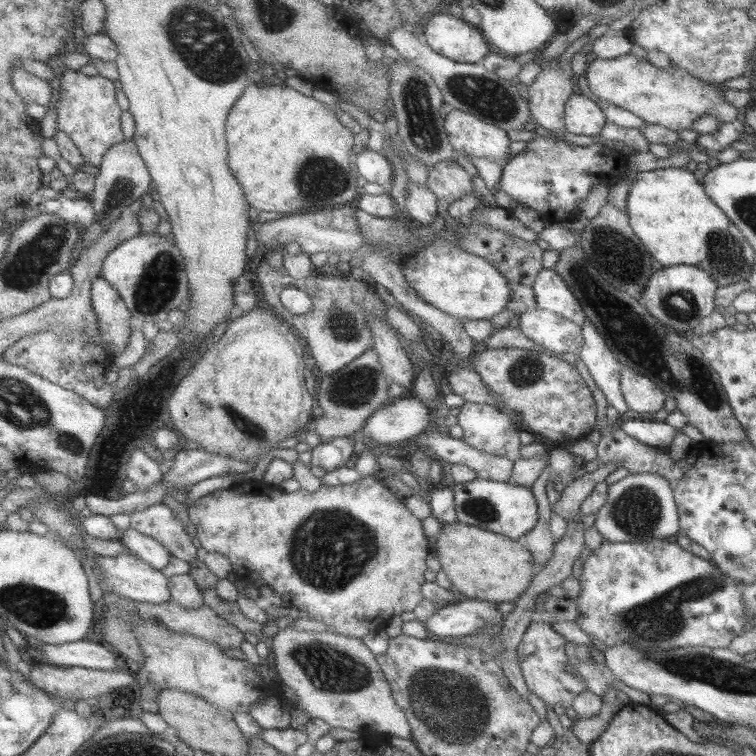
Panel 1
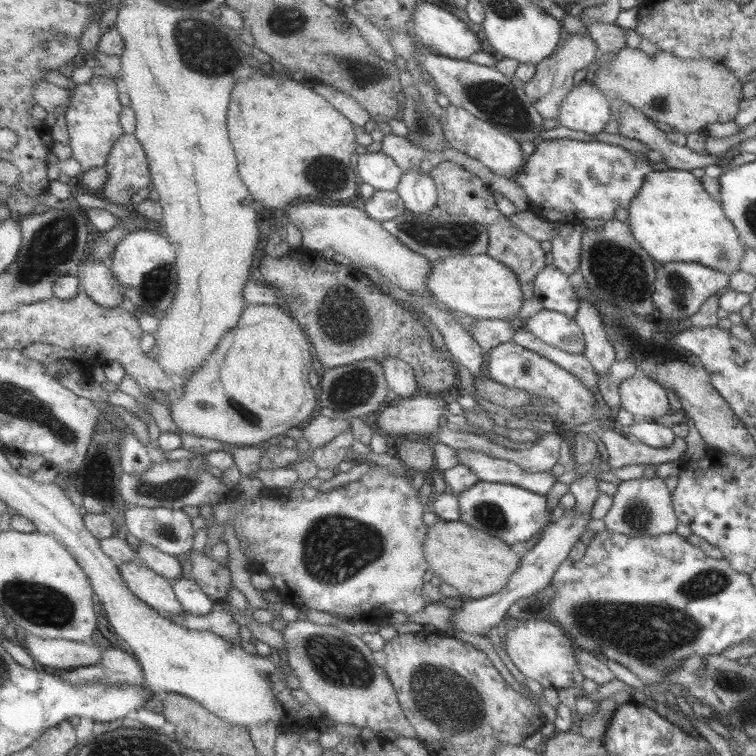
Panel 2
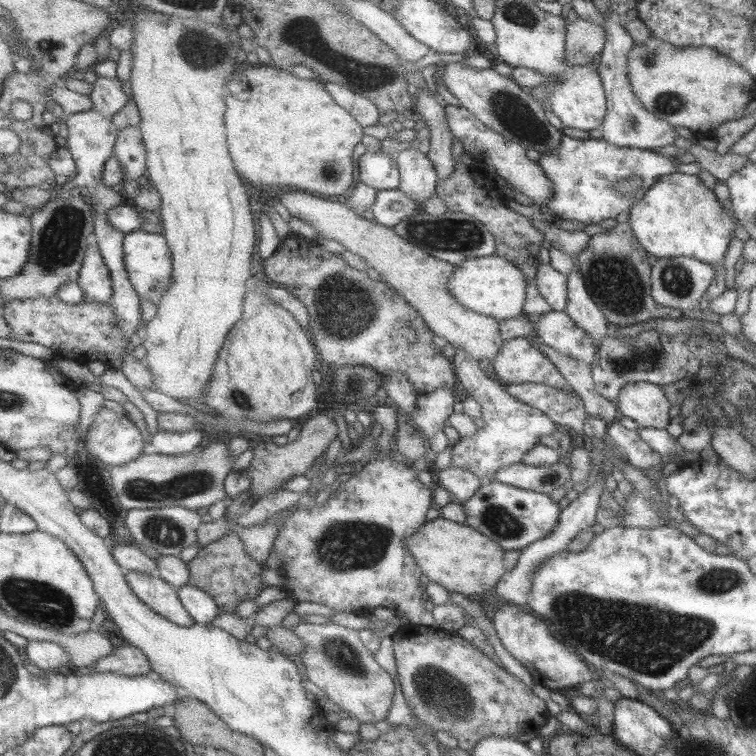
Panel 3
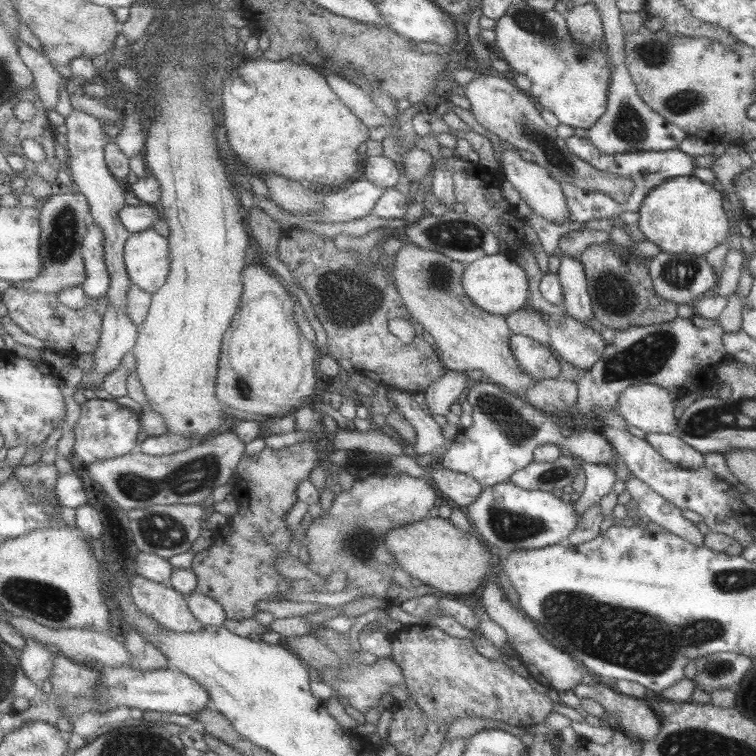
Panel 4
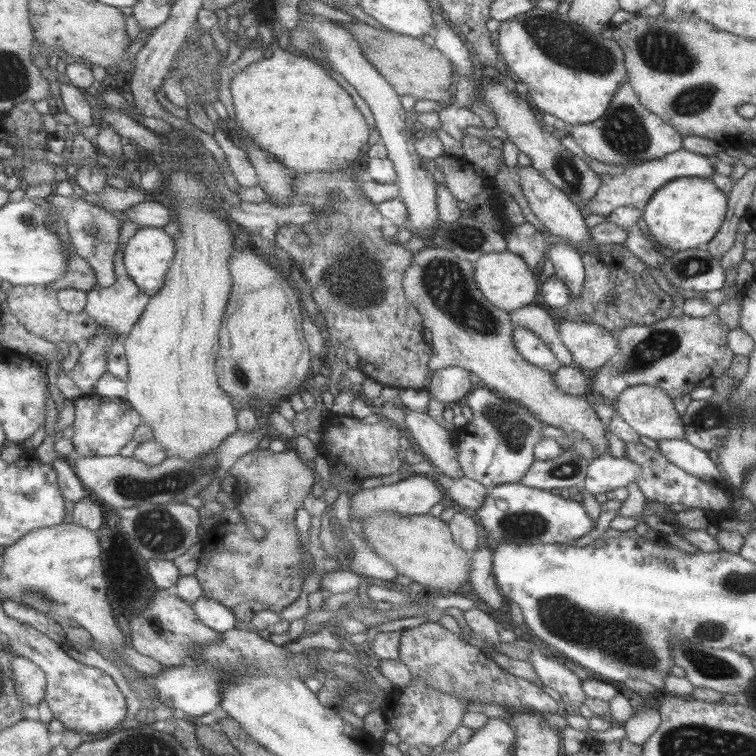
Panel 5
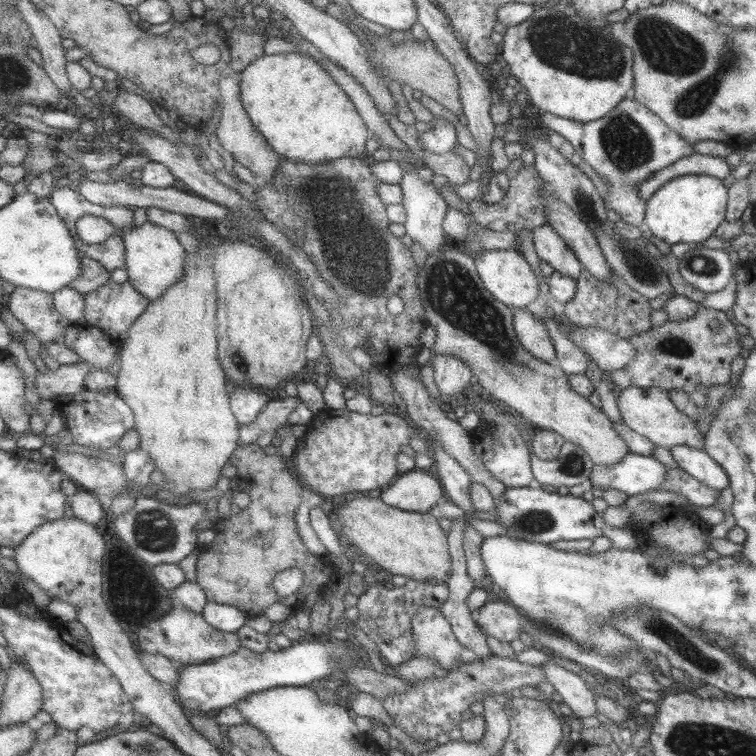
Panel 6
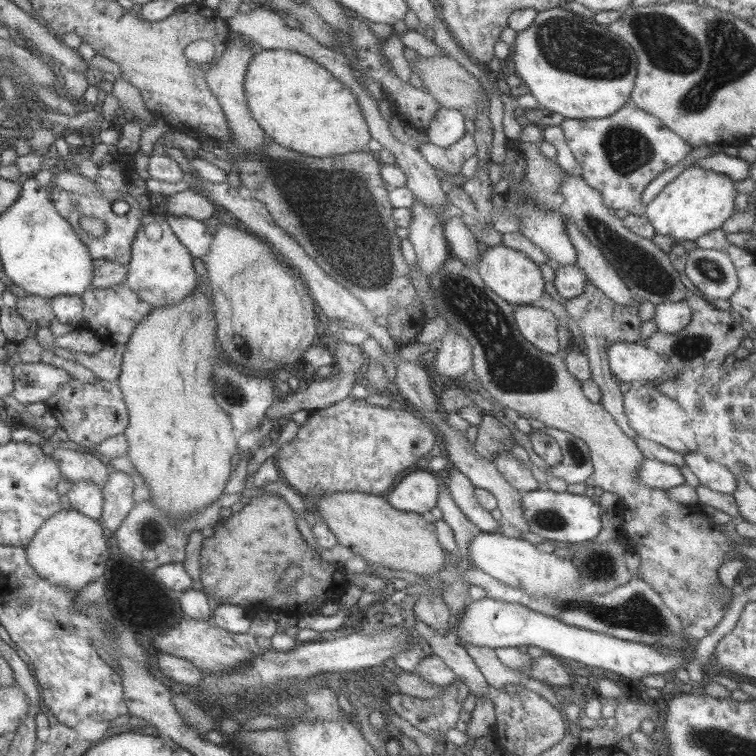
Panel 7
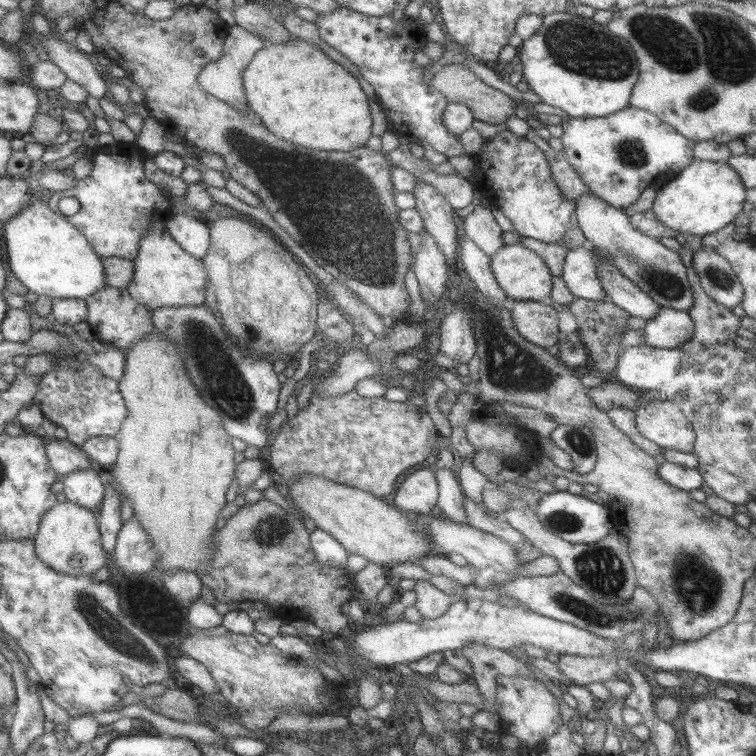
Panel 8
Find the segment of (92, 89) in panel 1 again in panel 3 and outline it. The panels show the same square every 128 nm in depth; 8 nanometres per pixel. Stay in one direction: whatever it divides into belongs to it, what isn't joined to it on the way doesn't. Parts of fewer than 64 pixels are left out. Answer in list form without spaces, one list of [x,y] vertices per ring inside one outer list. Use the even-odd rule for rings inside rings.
[[[101,75],[93,77],[93,91],[90,95],[93,100],[93,107],[90,110],[72,114],[67,121],[70,130],[68,147],[74,154],[79,166],[78,173],[73,177],[72,182],[77,189],[84,189],[86,193],[92,194],[91,201],[97,215],[97,231],[94,239],[101,245],[115,284],[115,295],[111,303],[117,312],[119,323],[125,328],[127,339],[131,339],[131,336],[134,336],[142,328],[144,300],[137,291],[137,287],[134,286],[133,279],[130,278],[126,266],[125,238],[127,233],[118,230],[109,219],[109,210],[124,202],[125,193],[122,189],[108,186],[105,183],[104,173],[109,160],[115,155],[117,142],[122,131],[116,126],[114,116],[126,108],[130,98],[124,92],[124,82],[120,78],[112,79],[112,77]]]

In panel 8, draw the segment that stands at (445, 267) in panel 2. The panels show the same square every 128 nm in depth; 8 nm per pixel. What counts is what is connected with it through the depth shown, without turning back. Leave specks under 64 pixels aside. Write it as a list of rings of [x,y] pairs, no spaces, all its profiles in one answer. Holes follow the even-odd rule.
[[[515,243],[503,246],[490,257],[497,283],[505,290],[511,302],[516,300],[542,302],[551,293],[553,274],[536,251]]]

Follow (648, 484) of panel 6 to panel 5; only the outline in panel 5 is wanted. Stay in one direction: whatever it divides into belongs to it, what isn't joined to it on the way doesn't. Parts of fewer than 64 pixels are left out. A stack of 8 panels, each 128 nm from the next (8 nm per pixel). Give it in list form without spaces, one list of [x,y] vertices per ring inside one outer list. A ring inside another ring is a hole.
[[[604,454],[589,464],[584,487],[590,494],[607,494],[615,488],[627,487],[636,483],[640,467],[628,457],[615,458]]]

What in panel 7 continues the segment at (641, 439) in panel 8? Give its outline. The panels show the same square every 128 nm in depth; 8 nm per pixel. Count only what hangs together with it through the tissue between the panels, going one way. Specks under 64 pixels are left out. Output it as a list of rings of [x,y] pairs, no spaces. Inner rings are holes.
[[[590,281],[585,282],[584,292],[568,299],[565,304],[567,313],[582,330],[582,336],[587,346],[586,356],[589,358],[591,366],[591,379],[599,386],[602,393],[601,406],[614,418],[618,427],[632,440],[638,438],[638,433],[629,424],[628,417],[624,413],[624,393],[625,388],[610,370],[607,346],[614,341],[626,341],[631,343],[640,340],[640,316],[638,315],[638,305],[617,304],[609,296],[606,296],[595,284]]]

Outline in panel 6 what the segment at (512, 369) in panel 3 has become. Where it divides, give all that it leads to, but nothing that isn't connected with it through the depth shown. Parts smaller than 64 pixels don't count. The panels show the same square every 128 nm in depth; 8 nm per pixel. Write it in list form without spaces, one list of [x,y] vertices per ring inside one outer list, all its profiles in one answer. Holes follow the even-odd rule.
[[[528,309],[518,311],[513,318],[513,325],[525,349],[530,351],[534,358],[540,358],[544,362],[556,362],[554,343],[542,317],[530,313]]]

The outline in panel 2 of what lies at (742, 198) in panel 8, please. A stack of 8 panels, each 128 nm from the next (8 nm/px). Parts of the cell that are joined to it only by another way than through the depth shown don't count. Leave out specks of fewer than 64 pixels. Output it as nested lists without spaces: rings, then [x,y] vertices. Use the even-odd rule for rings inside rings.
[[[667,169],[652,171],[644,177],[644,182],[637,190],[638,194],[627,208],[629,217],[626,222],[631,226],[635,239],[642,248],[658,262],[698,262],[714,270],[721,270],[728,276],[740,269],[740,261],[747,249],[739,238],[736,227],[724,214],[722,204],[717,198],[712,198],[704,189],[699,178],[691,171]]]

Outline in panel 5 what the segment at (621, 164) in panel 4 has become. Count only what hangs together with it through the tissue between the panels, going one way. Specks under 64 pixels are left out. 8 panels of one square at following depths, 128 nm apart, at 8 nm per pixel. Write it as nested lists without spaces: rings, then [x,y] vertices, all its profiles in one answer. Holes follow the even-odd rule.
[[[570,135],[563,136],[561,143],[574,153],[577,157],[583,158],[592,170],[595,170],[602,177],[603,185],[594,194],[592,202],[580,208],[583,216],[586,218],[590,214],[600,214],[609,216],[609,214],[618,207],[634,207],[644,209],[650,198],[656,194],[656,191],[664,186],[667,182],[682,177],[710,177],[716,173],[714,170],[715,156],[702,156],[686,150],[684,147],[679,148],[676,152],[670,153],[665,157],[656,157],[655,159],[644,161],[636,165],[611,165],[596,161],[595,158],[589,157],[581,146]]]

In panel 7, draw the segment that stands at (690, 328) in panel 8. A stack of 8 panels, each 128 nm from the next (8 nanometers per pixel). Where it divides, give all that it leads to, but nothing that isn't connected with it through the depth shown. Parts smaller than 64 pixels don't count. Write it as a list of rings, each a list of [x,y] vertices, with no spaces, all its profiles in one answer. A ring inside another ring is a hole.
[[[687,299],[672,302],[666,301],[656,305],[654,320],[657,330],[664,334],[680,332],[691,321],[693,312]]]

